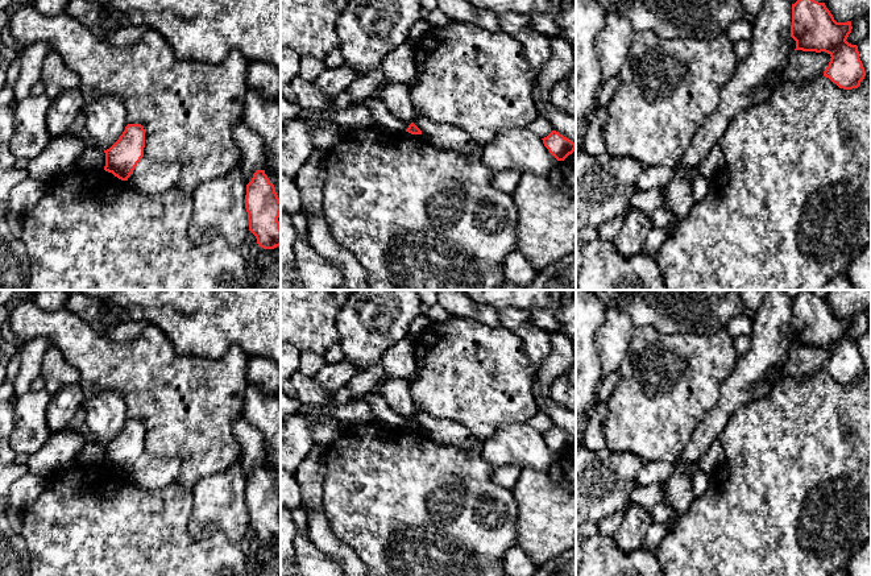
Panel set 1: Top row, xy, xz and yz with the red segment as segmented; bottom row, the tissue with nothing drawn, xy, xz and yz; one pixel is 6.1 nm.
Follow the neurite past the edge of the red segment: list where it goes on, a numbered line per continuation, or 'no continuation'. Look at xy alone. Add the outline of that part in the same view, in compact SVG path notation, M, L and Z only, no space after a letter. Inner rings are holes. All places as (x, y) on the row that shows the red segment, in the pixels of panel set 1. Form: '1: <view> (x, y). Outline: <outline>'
no continuation

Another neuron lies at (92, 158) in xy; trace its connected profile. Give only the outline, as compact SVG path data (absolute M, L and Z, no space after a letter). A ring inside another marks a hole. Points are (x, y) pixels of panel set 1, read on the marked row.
M88 146L84 149L79 166L90 170L103 170L105 166L105 153L95 146Z

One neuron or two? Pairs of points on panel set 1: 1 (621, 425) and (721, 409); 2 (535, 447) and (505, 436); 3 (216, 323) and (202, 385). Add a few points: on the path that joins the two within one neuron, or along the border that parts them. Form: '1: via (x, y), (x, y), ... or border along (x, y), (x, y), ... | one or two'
1: border along (724, 382), (717, 403), (697, 423), (692, 436) | two
2: via (527, 447), (513, 444) | one
3: border along (237, 347), (231, 347), (216, 359), (178, 352) | two

